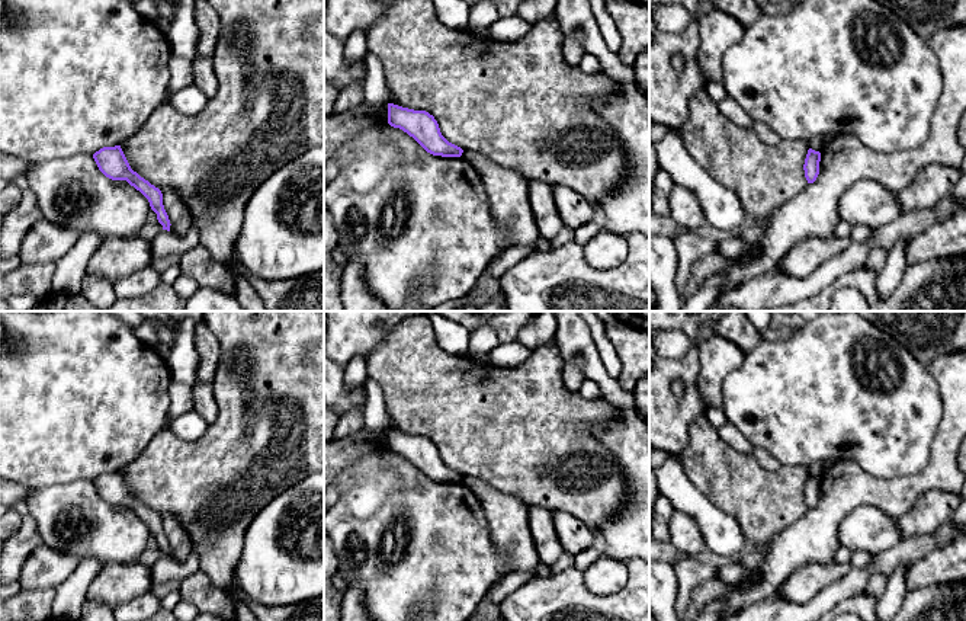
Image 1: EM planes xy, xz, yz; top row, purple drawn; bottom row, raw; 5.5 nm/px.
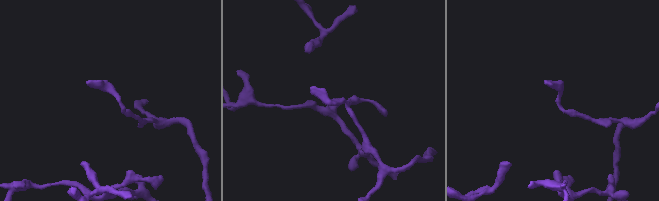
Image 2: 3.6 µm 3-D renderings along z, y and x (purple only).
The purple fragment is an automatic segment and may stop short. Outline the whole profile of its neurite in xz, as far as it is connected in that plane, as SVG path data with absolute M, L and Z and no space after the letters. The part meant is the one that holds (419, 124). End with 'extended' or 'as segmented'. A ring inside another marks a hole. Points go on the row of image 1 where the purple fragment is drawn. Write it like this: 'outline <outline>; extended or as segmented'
outline M388 103L388 124L413 137L427 153L442 157L460 157L463 150L449 143L433 115Z; as segmented

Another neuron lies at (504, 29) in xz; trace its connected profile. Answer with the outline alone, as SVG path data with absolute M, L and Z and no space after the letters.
M520 15L498 17L491 26L491 39L497 42L516 42L521 39L532 25L523 19Z

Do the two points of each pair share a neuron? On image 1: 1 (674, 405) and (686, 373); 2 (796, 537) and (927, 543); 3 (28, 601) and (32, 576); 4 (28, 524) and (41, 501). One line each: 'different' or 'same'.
1: same
2: different
3: different
4: different

